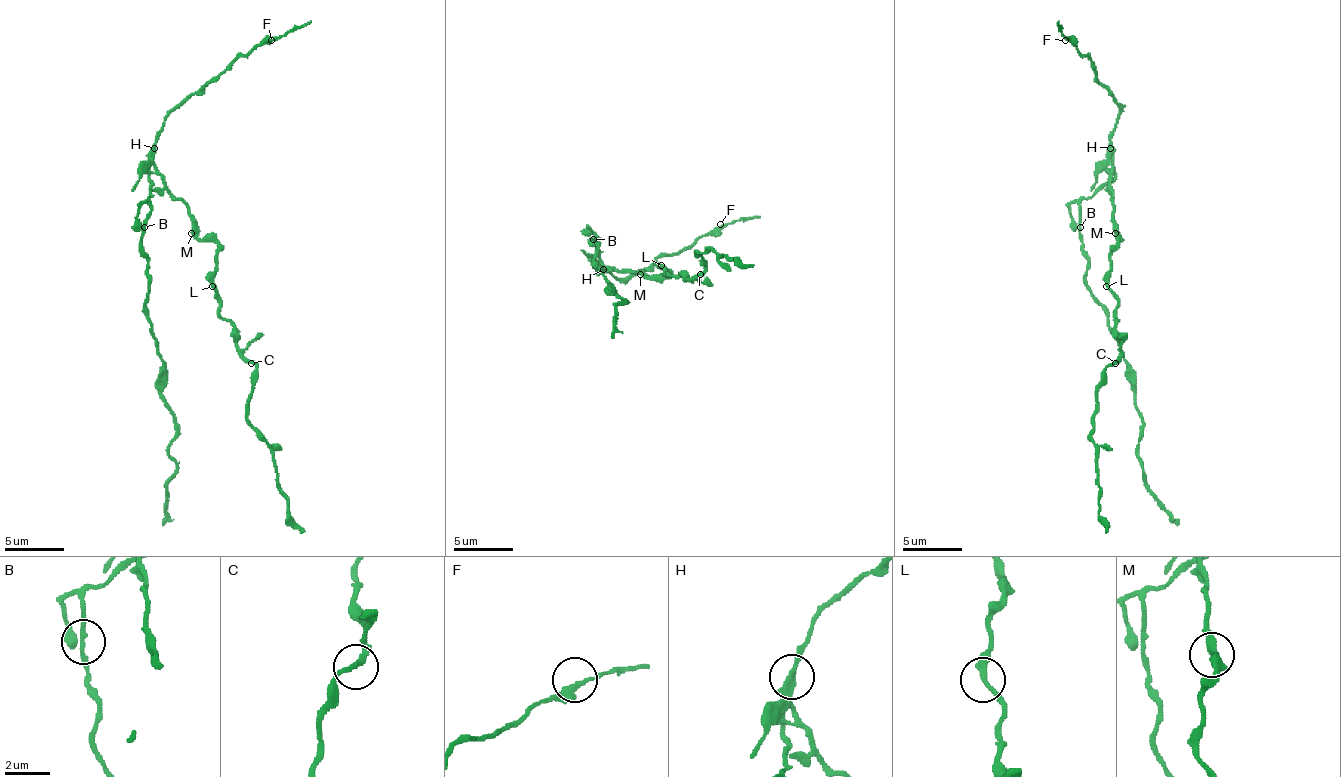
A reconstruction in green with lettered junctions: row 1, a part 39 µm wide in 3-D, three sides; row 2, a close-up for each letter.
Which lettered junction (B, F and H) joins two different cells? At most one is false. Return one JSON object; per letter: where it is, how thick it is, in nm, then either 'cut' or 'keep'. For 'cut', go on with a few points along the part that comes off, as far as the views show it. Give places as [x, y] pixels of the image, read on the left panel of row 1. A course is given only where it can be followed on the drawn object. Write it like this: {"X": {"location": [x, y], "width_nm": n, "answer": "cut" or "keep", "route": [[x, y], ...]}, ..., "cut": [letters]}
{"B": {"location": [144, 227], "width_nm": 190, "answer": "keep"}, "F": {"location": [271, 40], "width_nm": 320, "answer": "keep"}, "H": {"location": [154, 148], "width_nm": 240, "answer": "cut", "route": [[153, 147], [191, 230], [218, 245], [218, 313], [257, 366], [248, 425], [304, 532]]}, "cut": ["H"]}

